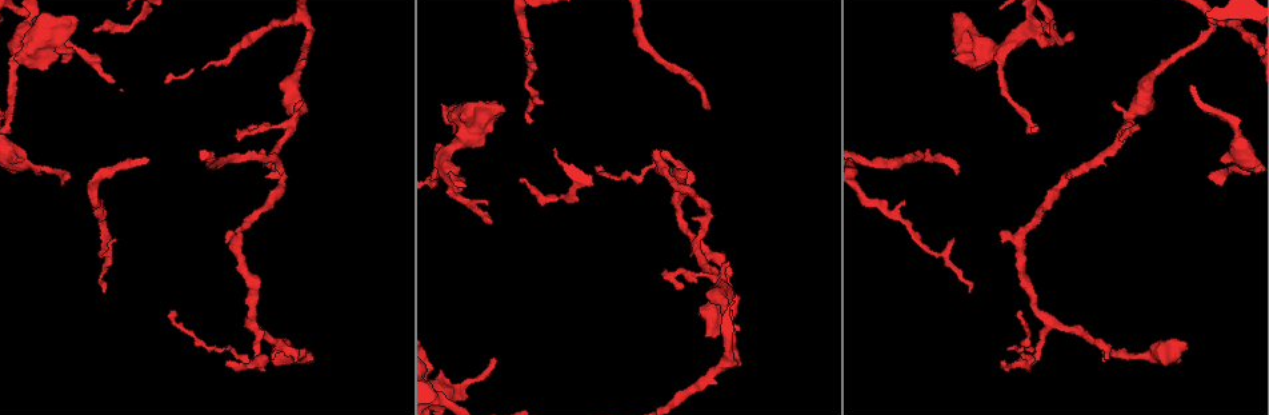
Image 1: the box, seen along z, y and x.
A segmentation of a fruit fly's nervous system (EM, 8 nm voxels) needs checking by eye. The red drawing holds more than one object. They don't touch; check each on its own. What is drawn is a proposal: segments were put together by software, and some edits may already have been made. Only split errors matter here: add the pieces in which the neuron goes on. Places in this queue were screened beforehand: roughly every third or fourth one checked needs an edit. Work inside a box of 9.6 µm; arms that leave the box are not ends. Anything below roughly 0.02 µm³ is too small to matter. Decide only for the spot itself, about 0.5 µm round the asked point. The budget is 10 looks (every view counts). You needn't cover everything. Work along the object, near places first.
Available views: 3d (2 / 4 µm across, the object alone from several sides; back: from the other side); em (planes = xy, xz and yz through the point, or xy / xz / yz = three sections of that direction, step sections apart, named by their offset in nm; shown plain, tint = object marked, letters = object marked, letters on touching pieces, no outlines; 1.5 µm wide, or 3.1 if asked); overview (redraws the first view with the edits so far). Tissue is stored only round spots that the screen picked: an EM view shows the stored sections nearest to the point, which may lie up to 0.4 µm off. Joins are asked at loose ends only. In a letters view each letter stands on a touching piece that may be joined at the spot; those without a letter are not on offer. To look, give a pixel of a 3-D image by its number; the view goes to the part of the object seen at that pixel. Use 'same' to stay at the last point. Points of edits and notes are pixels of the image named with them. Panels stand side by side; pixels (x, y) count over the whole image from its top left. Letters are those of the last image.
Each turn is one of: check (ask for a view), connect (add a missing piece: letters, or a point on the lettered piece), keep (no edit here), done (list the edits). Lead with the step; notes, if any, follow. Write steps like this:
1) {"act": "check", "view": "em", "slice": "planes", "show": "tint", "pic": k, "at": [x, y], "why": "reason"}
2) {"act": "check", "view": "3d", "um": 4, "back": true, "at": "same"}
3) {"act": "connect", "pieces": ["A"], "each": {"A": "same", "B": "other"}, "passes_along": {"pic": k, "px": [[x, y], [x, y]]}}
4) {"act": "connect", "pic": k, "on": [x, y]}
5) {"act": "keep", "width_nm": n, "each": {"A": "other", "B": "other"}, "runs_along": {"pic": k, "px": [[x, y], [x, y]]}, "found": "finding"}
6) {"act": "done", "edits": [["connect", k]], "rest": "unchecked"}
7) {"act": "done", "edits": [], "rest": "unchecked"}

{"act": "check", "view": "em", "slice": "planes", "show": "letters", "pic": 1, "at": [225, 363], "why": "thin end"}

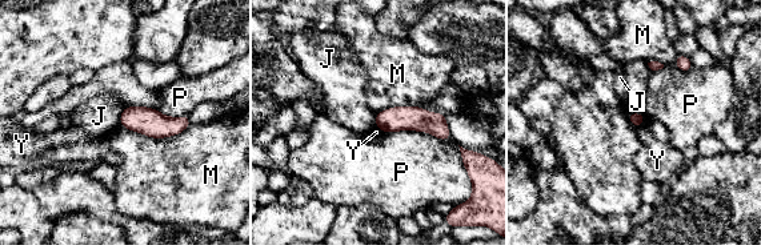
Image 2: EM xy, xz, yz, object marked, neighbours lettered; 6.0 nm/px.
{"act": "keep", "each": {"J": "other", "M": "other", "P": "other", "Y": "other"}, "border": {"pic": 2, "px": [[125, 107], [119, 124]]}, "found": "no lettered piece goes on from it"}

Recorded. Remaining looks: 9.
{"act": "check", "view": "em", "slice": "planes", "show": "letters", "pic": 1, "at": [955, 171], "why": "branch stops here"}

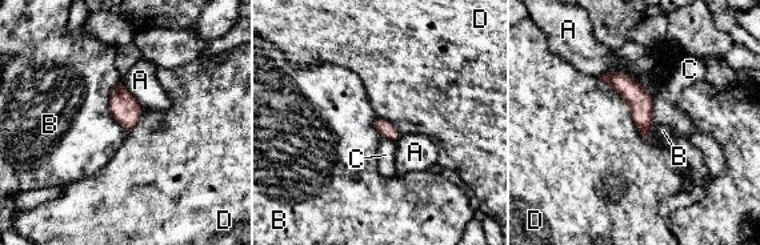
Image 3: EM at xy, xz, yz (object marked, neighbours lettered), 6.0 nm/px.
{"act": "keep", "width_nm": 90, "each": {"A": "other", "B": "other", "C": "other", "D": "other"}, "border": {"pic": 3, "px": [[598, 79], [630, 105], [647, 137]]}, "found": "none of them fits"}

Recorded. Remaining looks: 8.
{"act": "check", "view": "3d", "um": 4, "pic": 1, "at": [63, 178], "why": "branch stops here"}

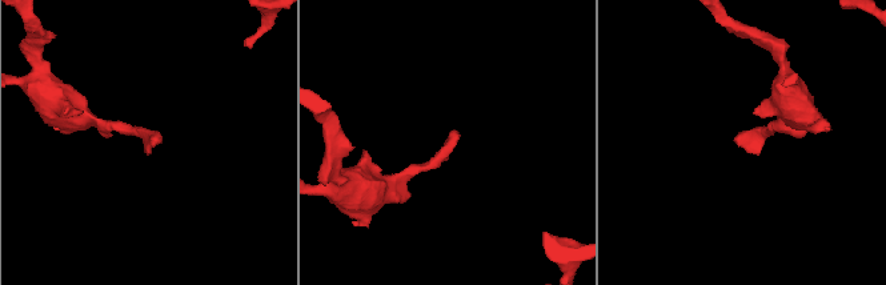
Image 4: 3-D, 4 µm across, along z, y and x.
{"act": "check", "view": "em", "slice": "yz", "step": 8, "show": "tint", "pic": 4, "at": [735, 142], "why": "now the EM"}

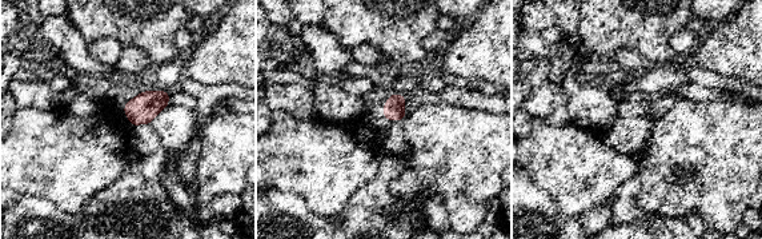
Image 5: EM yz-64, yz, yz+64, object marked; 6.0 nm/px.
{"act": "check", "view": "em", "slice": "planes", "show": "letters", "at": "same", "why": "cut it another way"}

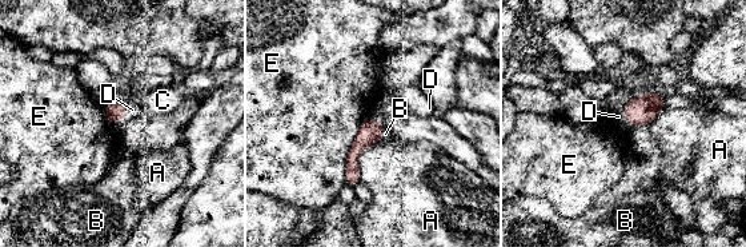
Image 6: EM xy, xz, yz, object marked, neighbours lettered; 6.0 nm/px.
{"act": "connect", "pieces": ["D"], "each": {"A": "other", "B": "other", "C": "other", "D": "same", "E": "other"}, "passes_along": {"pic": 6, "px": [[116, 112], [124, 119], [132, 110]]}, "found": "it goes on there"}

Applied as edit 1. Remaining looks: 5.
{"act": "check", "view": "em", "slice": "planes", "show": "tint", "pic": 1, "at": [1185, 345], "why": "an open end"}

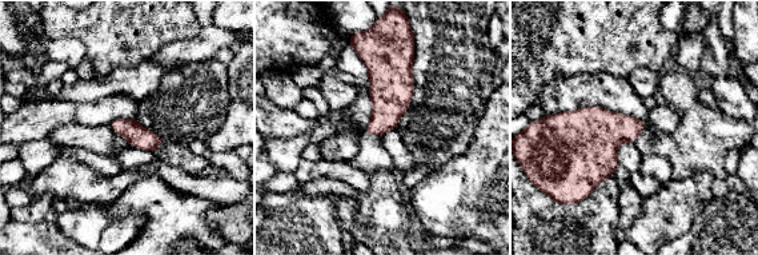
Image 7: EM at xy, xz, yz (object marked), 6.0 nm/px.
{"act": "check", "view": "em", "slice": "planes", "show": "letters", "at": "same"}

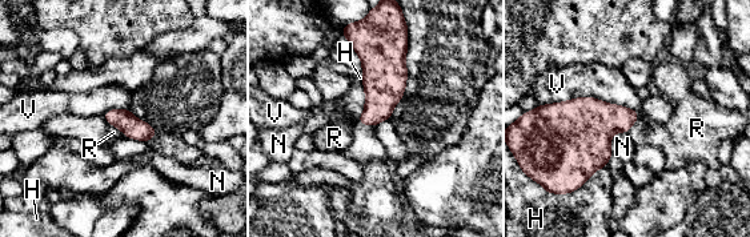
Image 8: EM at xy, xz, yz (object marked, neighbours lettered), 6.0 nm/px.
{"act": "keep", "each": {"H": "other", "N": "other", "R": "other", "V": "other"}, "border": {"pic": 8, "px": [[109, 124], [113, 124], [124, 135]]}, "found": "none of them fits"}

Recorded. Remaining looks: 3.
{"act": "done", "edits": [["connect", 6]], "rest": "unchecked"}

